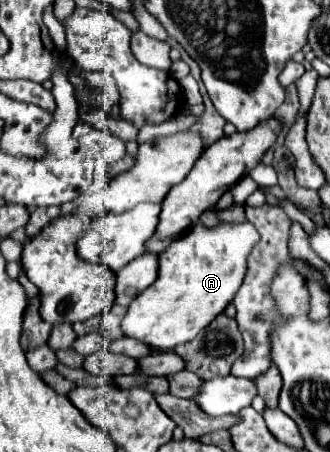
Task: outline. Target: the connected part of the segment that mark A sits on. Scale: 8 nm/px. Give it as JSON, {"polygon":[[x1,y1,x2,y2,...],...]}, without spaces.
{"polygon":[[221,222,217,228,195,224,183,238,177,238,159,254,159,276,129,304,119,326,123,336,135,338,159,352,191,342,235,298,245,278,247,256,257,240,259,234,251,222,241,226]]}

